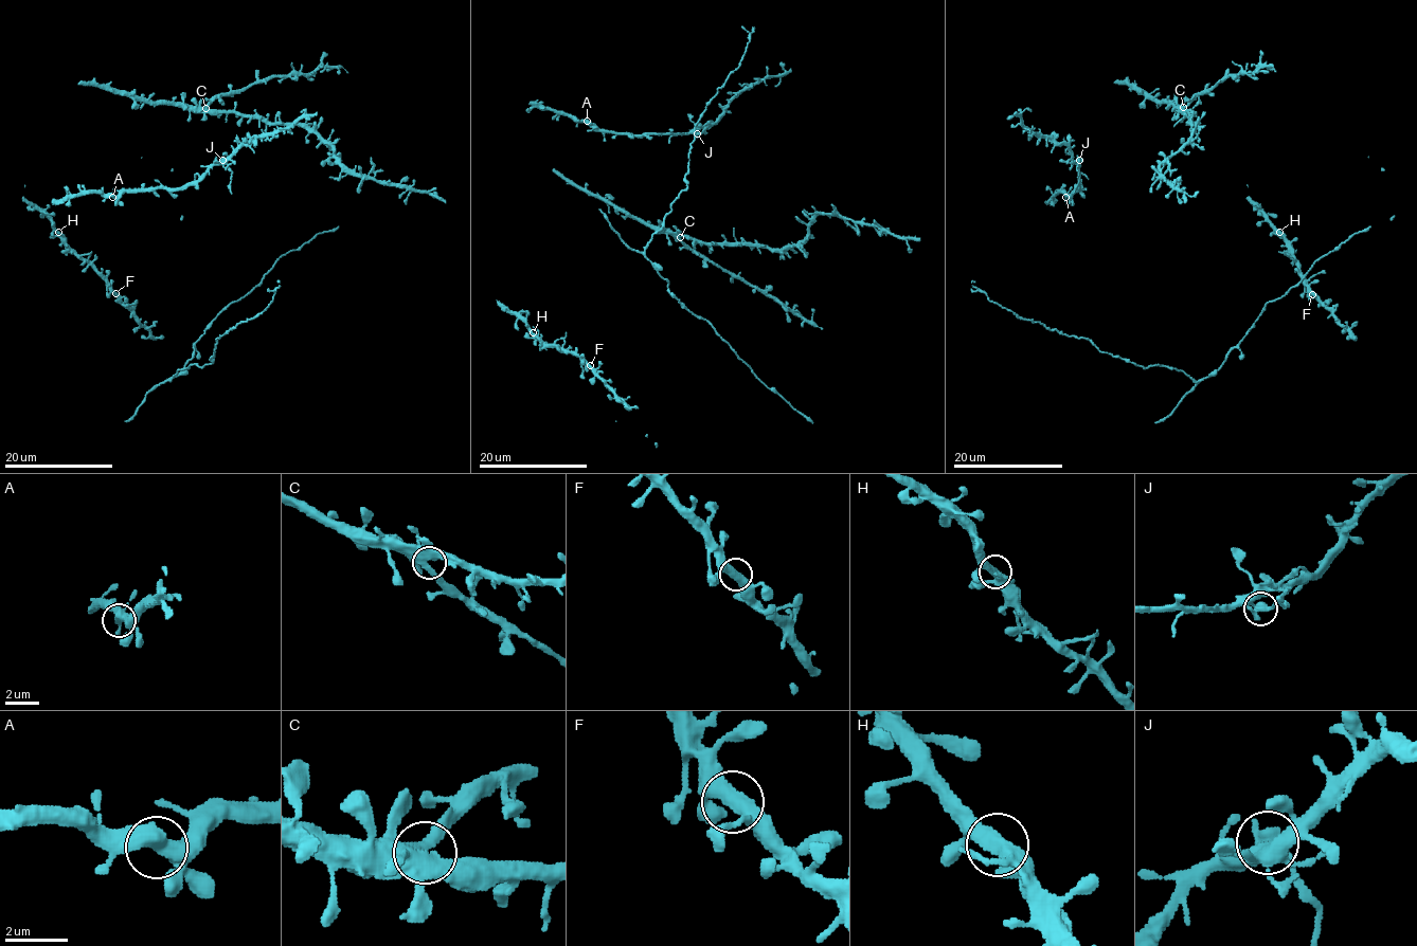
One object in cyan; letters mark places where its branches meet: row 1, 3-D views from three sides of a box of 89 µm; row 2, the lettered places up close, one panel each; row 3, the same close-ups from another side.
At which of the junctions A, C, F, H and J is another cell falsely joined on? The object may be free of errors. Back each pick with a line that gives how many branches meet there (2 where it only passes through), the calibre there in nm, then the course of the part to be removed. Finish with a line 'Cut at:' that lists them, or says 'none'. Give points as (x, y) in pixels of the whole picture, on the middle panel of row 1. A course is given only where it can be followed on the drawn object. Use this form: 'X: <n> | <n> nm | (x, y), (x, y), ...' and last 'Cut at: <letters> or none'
J: 2 | 420 nm
Cut at: J

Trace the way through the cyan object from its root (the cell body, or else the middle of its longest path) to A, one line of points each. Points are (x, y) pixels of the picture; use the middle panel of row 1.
A: (705, 127), (705, 132), (633, 135), (598, 131), (587, 121)

